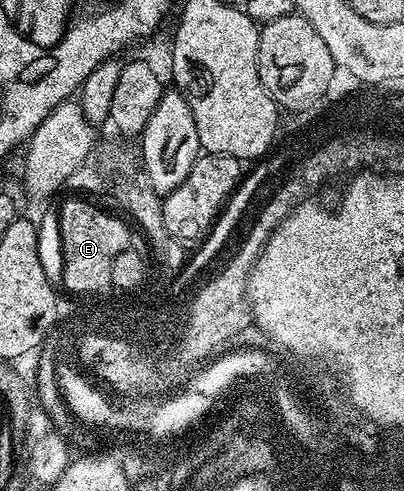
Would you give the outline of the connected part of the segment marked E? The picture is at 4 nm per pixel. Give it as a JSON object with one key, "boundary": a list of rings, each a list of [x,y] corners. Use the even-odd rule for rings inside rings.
{"boundary":[[[68,197],[72,198],[66,199],[58,206],[62,256],[64,257],[62,286],[63,289],[68,289],[69,295],[76,296],[80,290],[88,293],[89,290],[100,290],[100,286],[108,286],[108,266],[114,264],[118,252],[129,249],[129,223],[123,217],[120,219],[115,218],[112,214],[107,214],[102,207],[95,206],[95,204],[100,204],[87,197]]]}

